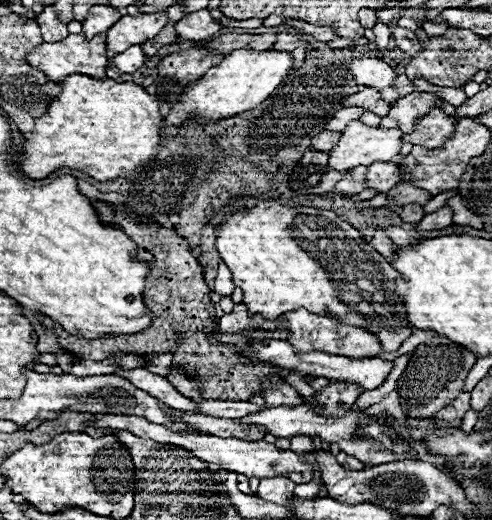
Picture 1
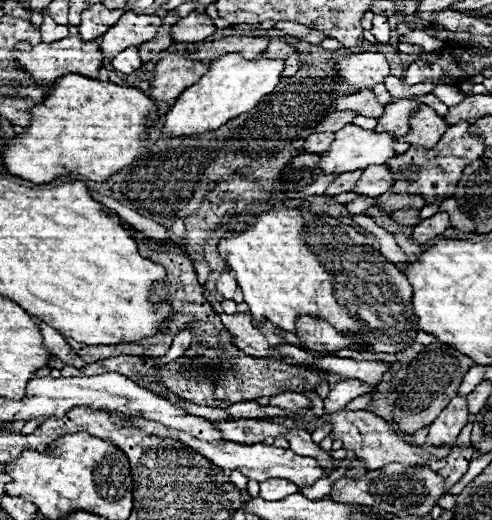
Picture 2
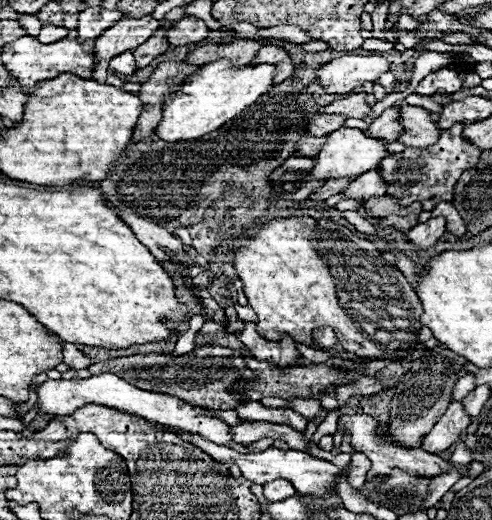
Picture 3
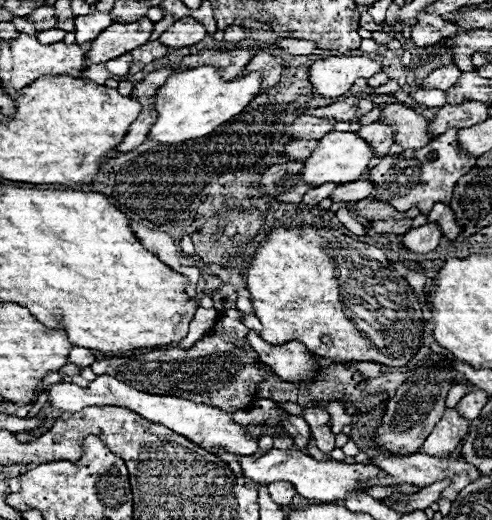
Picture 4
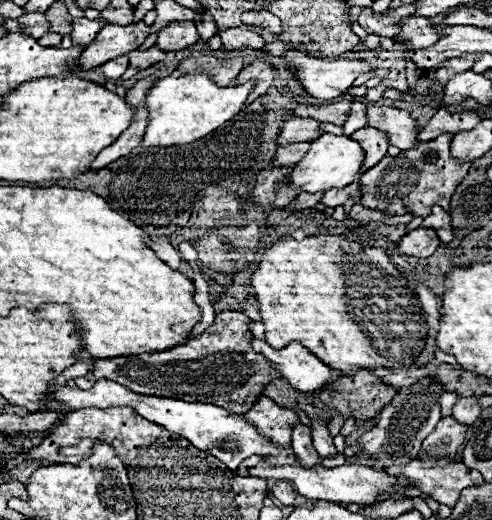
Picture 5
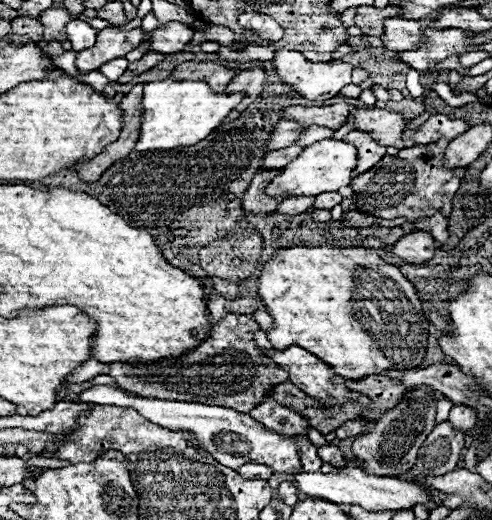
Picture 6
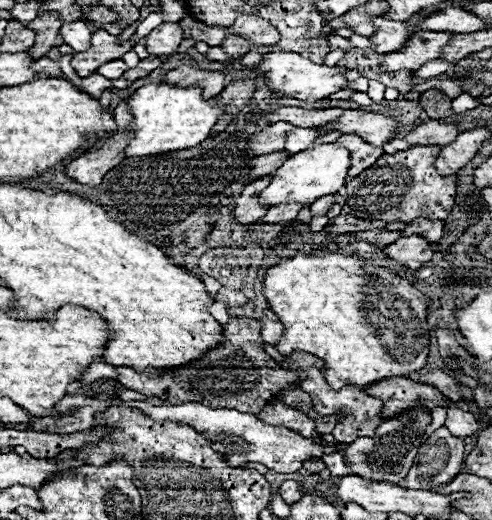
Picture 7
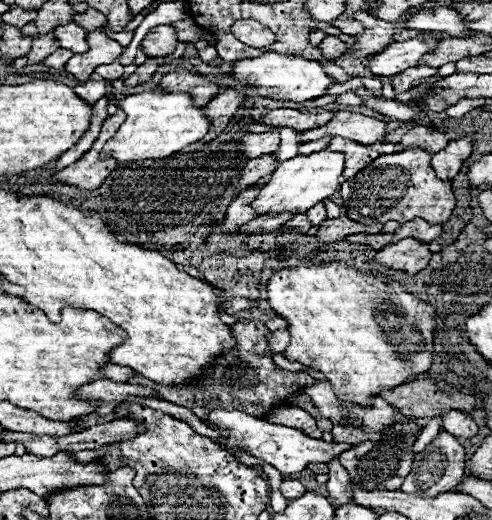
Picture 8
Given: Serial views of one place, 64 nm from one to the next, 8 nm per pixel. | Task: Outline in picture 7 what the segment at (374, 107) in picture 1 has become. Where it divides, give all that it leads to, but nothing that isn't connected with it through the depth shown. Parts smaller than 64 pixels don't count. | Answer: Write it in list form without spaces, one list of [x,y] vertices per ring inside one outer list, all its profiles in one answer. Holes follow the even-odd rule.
[[[284,106],[274,110],[268,120],[270,124],[274,122],[288,122],[296,128],[314,128],[314,126],[324,126],[328,122],[338,120],[342,114],[342,108],[326,108],[326,110],[304,110],[304,108],[292,108]]]

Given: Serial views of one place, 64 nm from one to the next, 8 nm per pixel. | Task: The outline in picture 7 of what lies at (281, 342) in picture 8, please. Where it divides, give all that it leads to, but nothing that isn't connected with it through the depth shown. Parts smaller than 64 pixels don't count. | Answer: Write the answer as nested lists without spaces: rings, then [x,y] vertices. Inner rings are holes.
[[[262,316],[259,320],[263,324],[262,328],[262,338],[265,343],[268,343],[272,346],[275,346],[276,343],[280,340],[283,336],[283,325],[280,322],[274,322],[268,316]]]

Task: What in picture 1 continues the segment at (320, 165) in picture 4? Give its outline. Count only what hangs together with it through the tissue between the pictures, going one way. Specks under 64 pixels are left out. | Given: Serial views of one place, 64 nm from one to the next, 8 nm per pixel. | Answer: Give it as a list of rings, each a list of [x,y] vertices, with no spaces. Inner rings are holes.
[[[352,120],[342,130],[338,144],[330,150],[328,166],[344,172],[356,166],[370,166],[372,162],[390,162],[400,154],[400,144],[402,132],[398,128],[384,130]]]

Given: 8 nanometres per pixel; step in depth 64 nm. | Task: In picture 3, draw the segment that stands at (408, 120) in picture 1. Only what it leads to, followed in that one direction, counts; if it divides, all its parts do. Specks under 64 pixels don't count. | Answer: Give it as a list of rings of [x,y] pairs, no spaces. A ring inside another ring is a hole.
[[[392,106],[384,110],[384,114],[378,120],[374,120],[364,132],[368,132],[368,136],[376,136],[376,140],[384,140],[384,144],[394,142],[402,134],[402,128],[398,122],[398,108]]]

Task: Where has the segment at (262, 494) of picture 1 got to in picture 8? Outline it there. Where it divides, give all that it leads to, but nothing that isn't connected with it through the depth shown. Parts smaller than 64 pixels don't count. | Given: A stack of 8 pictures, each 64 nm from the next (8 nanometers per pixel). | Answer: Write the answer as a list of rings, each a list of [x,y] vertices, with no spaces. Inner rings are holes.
[[[284,480],[282,486],[280,486],[280,490],[282,490],[284,498],[288,498],[288,500],[300,498],[306,492],[306,488],[304,488],[304,484],[300,480]]]

